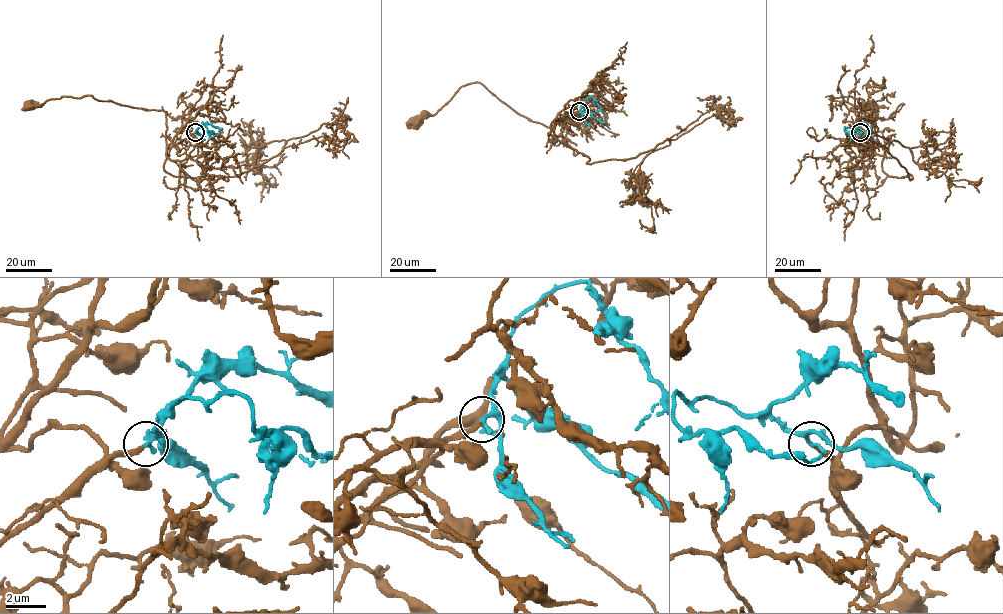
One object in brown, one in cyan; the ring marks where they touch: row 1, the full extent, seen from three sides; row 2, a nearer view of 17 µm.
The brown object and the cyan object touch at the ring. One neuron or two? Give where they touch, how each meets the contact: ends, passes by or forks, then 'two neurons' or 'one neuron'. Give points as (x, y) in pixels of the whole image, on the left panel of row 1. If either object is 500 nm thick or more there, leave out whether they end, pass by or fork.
place (195, 132); brown ends; cyan passes by; one neuron

